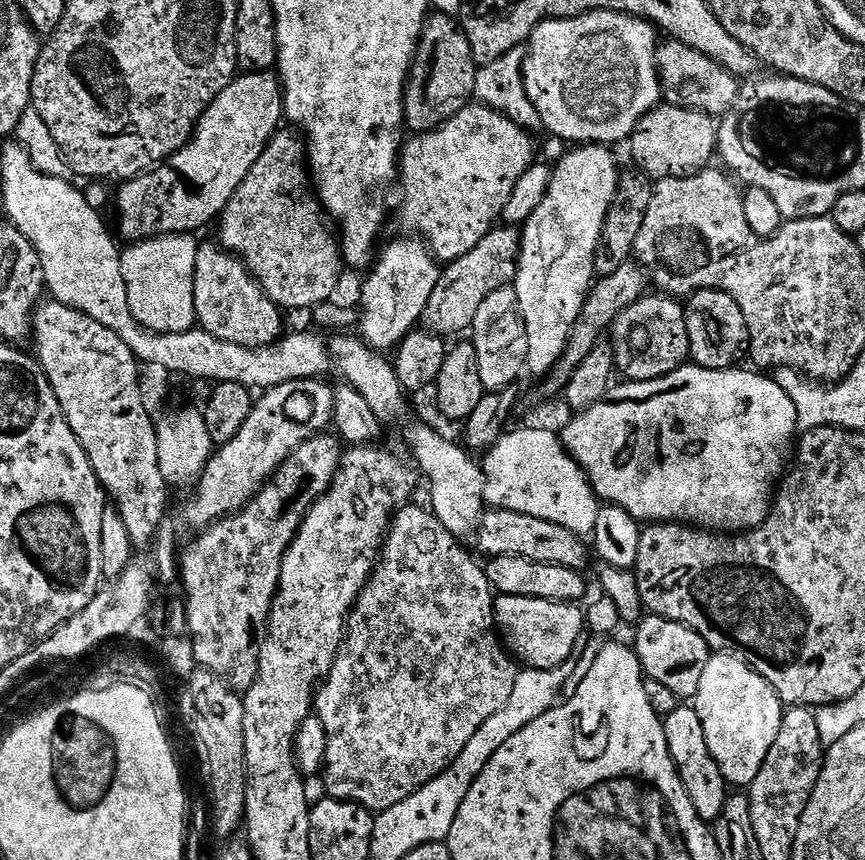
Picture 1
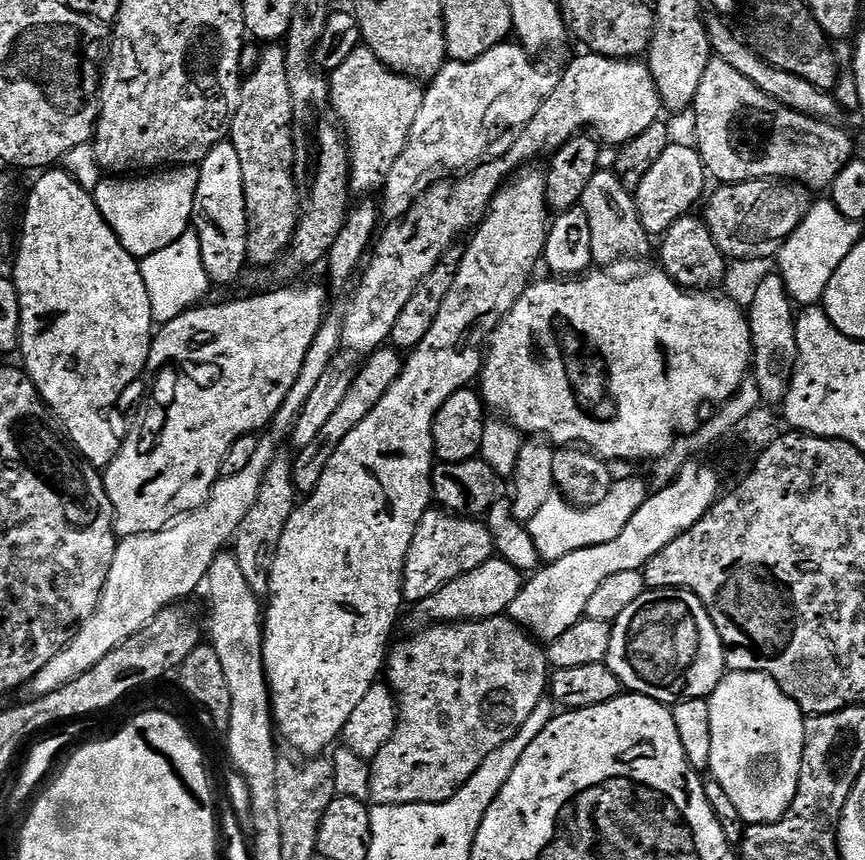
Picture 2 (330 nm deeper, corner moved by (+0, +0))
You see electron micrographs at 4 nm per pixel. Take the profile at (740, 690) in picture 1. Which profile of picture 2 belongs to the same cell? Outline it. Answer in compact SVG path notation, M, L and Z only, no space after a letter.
M729 671L720 685L707 697L710 706L711 779L726 790L730 802L742 814L745 825L777 824L788 812L798 790L804 753L805 712L797 706L765 672Z

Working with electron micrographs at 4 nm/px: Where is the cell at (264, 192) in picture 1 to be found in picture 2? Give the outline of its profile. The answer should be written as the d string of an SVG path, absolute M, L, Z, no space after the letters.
M363 46L355 48L342 66L331 69L328 98L335 119L342 125L346 137L353 193L379 193L383 189L394 162L398 162L410 138L424 94L425 89L417 81L392 72L370 49Z

